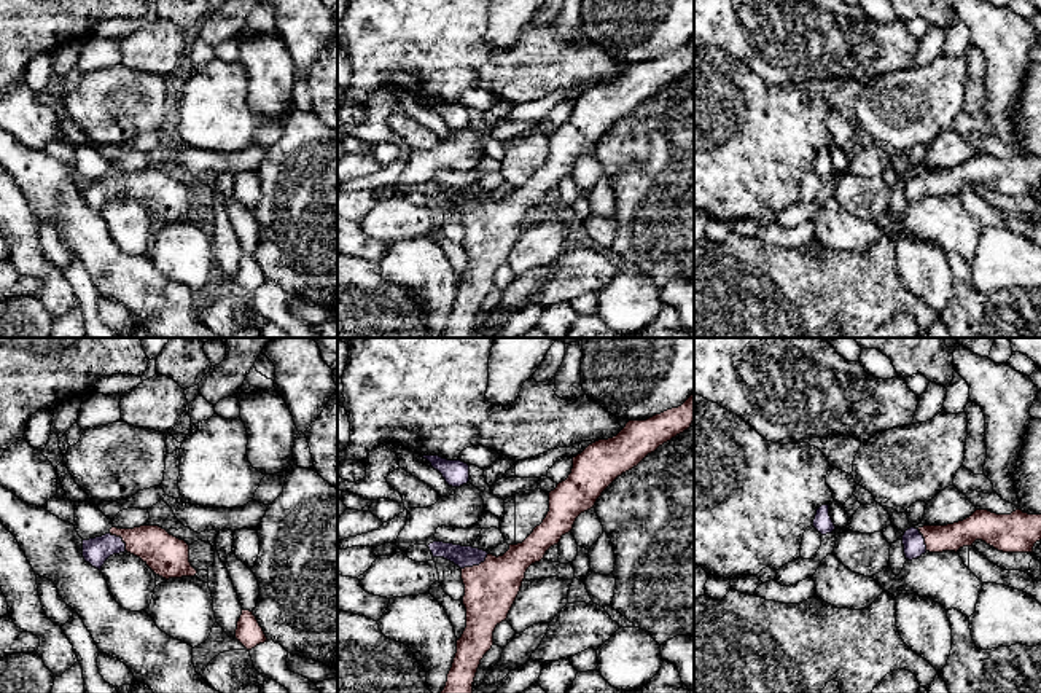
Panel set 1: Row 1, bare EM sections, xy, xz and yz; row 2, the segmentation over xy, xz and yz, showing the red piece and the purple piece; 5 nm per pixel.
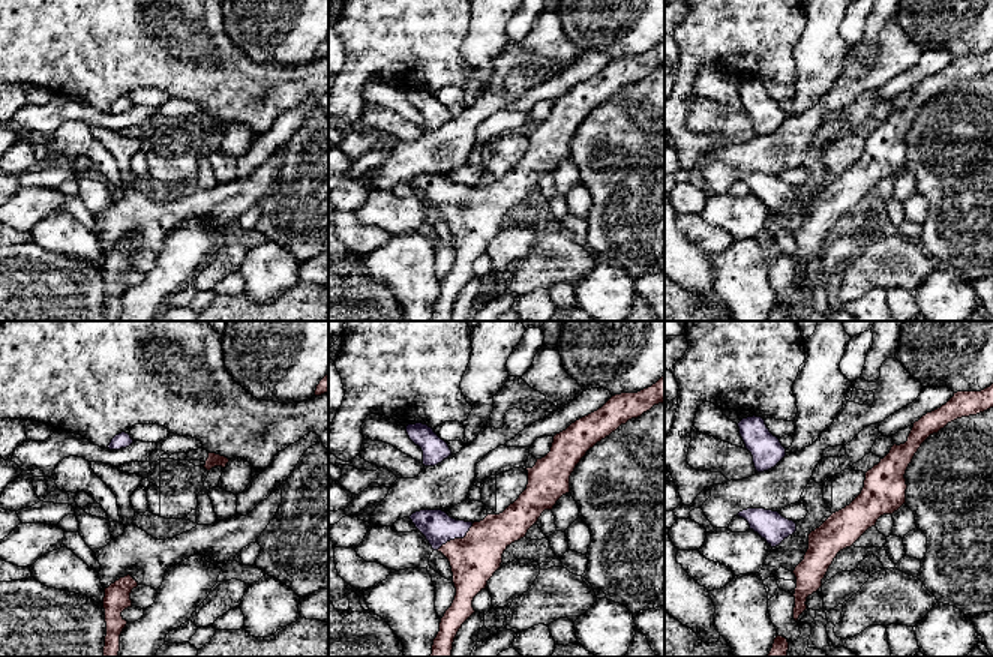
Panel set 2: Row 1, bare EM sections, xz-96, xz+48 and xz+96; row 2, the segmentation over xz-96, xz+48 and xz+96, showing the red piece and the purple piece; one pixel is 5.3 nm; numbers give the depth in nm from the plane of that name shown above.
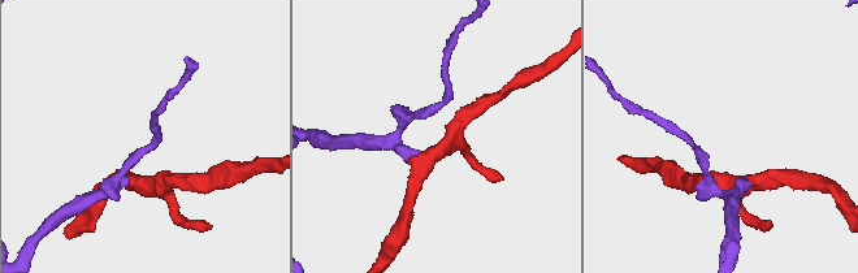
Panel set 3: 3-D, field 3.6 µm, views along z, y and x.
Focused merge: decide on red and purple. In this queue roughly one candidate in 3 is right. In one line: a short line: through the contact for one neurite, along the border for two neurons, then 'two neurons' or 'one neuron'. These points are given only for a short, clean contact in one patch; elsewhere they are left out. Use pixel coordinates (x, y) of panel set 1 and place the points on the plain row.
xz (491, 231), (491, 225), (476, 209), (463, 199) | one neuron

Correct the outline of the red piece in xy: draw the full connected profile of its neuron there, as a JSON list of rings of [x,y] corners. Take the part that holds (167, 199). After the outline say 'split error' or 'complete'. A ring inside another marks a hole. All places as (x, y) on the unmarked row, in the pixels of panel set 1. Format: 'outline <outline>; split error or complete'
outline [[[159,169],[111,170],[102,180],[83,183],[84,204],[99,213],[110,199],[124,194],[140,201],[156,218],[166,223],[197,217],[189,206],[189,188]]]; split error

